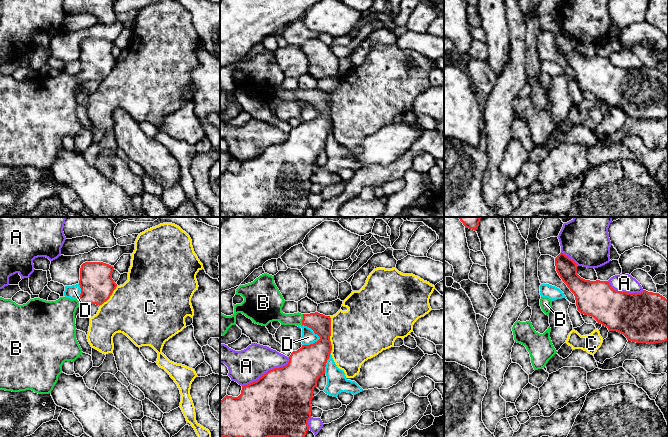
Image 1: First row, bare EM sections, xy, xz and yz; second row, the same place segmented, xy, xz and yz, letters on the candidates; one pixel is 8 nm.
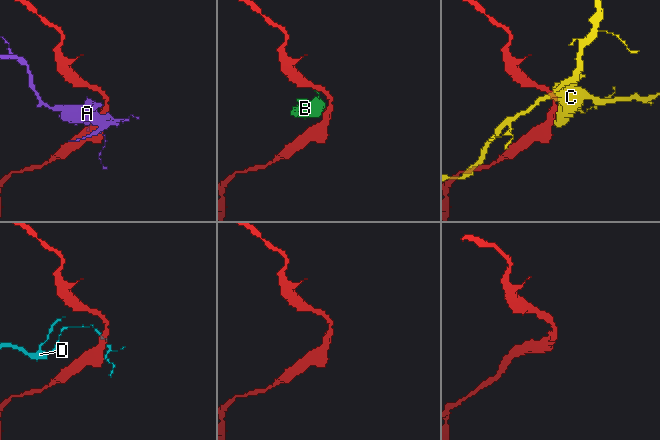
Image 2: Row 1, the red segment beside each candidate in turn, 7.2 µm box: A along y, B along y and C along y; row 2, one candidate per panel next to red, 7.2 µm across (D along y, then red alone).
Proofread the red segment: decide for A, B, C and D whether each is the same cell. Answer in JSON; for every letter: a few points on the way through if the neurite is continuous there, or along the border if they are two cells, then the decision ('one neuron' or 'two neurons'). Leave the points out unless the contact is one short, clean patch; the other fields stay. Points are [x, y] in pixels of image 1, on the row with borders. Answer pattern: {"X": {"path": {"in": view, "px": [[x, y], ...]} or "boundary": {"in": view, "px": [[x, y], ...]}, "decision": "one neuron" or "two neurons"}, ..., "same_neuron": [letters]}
{"A": {"decision": "two neurons"}, "B": {"path": {"in": "xz", "px": [[321, 325], [316, 321], [303, 319], [284, 319], [273, 311]]}, "decision": "one neuron"}, "C": {"decision": "two neurons"}, "D": {"decision": "two neurons"}, "same_neuron": ["B"]}

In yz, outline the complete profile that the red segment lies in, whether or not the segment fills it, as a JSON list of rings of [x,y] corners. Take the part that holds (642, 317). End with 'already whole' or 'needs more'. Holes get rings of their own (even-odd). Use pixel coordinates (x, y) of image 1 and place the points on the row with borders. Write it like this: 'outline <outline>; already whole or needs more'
outline [[[562,252],[555,258],[555,266],[562,281],[574,294],[577,310],[581,314],[593,317],[602,326],[607,327],[609,331],[617,331],[623,334],[628,341],[654,344],[668,340],[668,300],[659,293],[646,290],[641,293],[620,292],[614,290],[608,281],[585,280],[577,274],[577,264]]]; already whole

